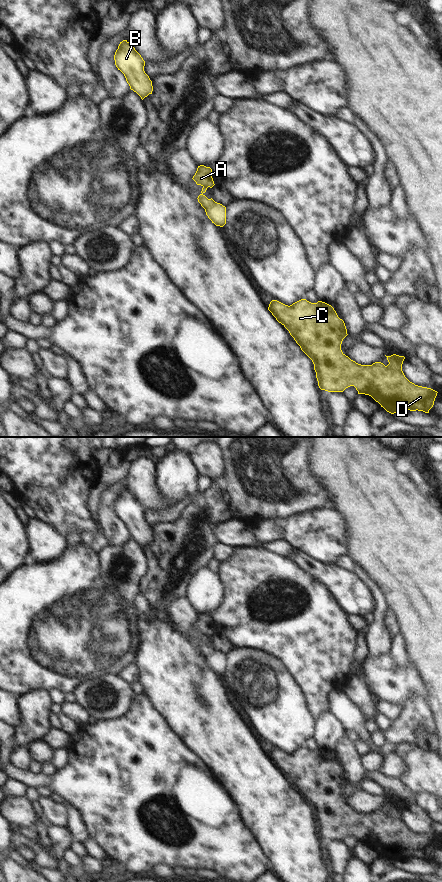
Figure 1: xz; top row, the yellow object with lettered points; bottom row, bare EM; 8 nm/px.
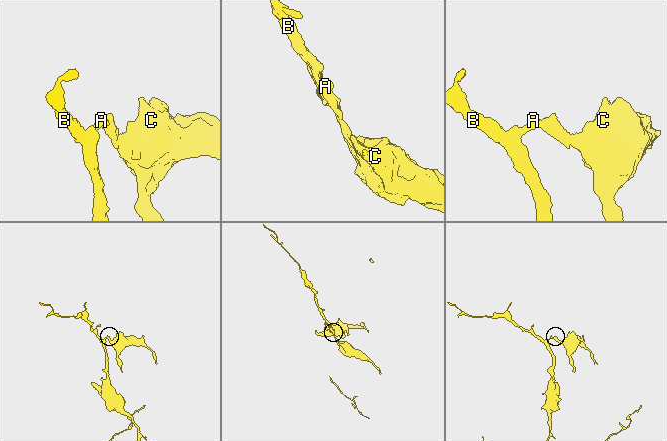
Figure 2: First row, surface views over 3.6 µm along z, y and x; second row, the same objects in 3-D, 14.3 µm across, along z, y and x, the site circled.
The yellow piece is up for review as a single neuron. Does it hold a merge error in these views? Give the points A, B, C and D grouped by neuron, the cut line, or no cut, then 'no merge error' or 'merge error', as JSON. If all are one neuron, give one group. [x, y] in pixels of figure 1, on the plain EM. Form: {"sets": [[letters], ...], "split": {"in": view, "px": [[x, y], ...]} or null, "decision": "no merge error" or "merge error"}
{"sets": [["A", "B"], ["C", "D"]], "split": {"in": "xz", "px": [[214, 649], [204, 656]]}, "decision": "merge error"}

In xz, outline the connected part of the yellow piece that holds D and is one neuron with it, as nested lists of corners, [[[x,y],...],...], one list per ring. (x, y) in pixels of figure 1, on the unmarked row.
[[[301,747],[288,754],[272,748],[268,758],[289,779],[301,798],[312,808],[321,838],[343,840],[346,836],[354,834],[358,842],[371,844],[391,862],[407,858],[429,861],[433,855],[438,840],[415,833],[405,825],[402,819],[404,804],[396,802],[386,804],[389,810],[387,814],[381,810],[361,813],[346,804],[341,798],[341,792],[348,783],[347,777],[344,769],[338,765],[331,753],[322,749],[311,751]]]

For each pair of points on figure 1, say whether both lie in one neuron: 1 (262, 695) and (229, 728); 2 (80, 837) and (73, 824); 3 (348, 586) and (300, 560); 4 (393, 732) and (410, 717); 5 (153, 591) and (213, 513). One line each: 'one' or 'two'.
1: two
2: one
3: one
4: one
5: one

